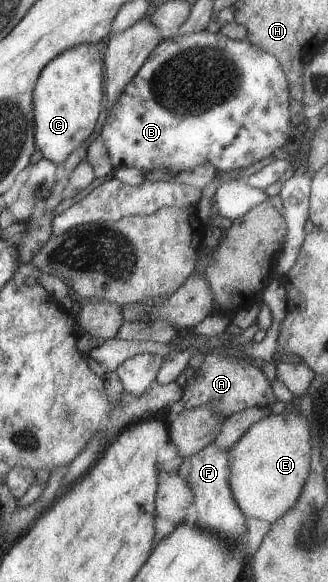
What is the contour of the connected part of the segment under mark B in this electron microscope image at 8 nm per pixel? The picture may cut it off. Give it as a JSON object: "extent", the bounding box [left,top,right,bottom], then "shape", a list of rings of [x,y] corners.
{"extent":[99,30,297,173],"shape":[[[207,30],[201,32],[193,32],[189,36],[173,36],[173,38],[163,39],[149,55],[149,58],[141,65],[141,68],[136,72],[135,78],[130,80],[123,88],[117,104],[113,104],[111,112],[107,114],[103,126],[99,129],[101,140],[109,152],[111,158],[111,166],[117,171],[120,168],[131,168],[135,166],[143,173],[151,172],[155,168],[166,168],[173,172],[185,172],[192,170],[196,166],[209,163],[214,166],[216,172],[231,172],[240,170],[240,168],[248,168],[254,166],[259,160],[273,155],[273,152],[281,146],[289,142],[294,142],[297,130],[291,124],[290,110],[291,90],[288,80],[281,63],[273,54],[259,50],[255,44],[251,44],[246,40],[231,40],[223,34],[211,33]]]}

